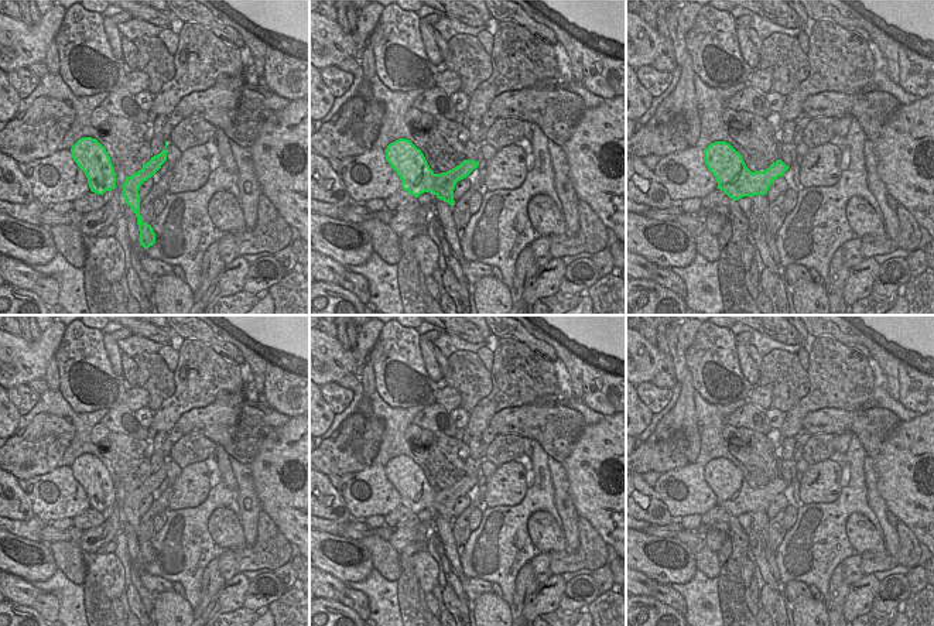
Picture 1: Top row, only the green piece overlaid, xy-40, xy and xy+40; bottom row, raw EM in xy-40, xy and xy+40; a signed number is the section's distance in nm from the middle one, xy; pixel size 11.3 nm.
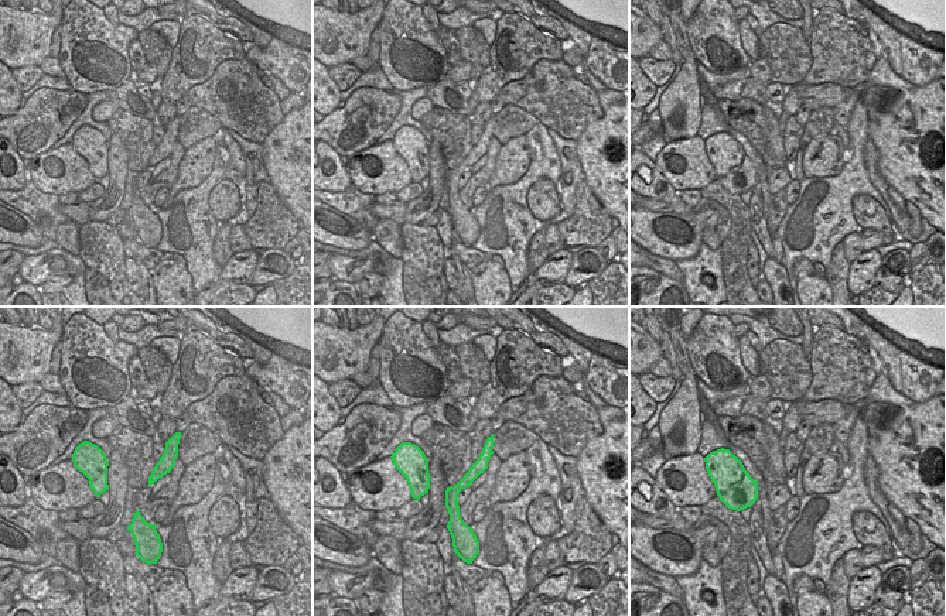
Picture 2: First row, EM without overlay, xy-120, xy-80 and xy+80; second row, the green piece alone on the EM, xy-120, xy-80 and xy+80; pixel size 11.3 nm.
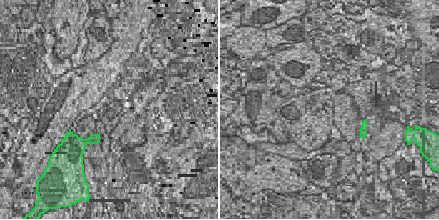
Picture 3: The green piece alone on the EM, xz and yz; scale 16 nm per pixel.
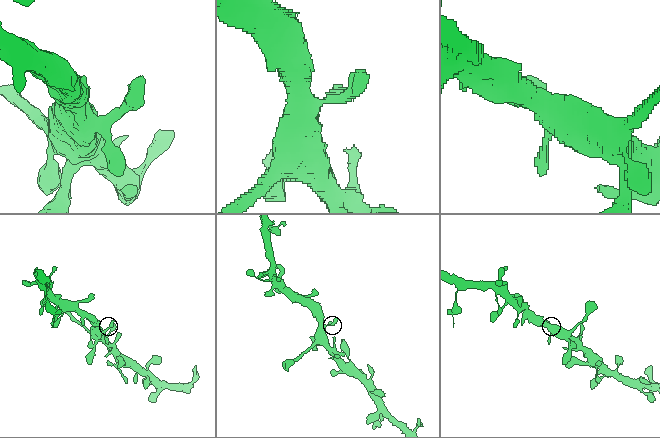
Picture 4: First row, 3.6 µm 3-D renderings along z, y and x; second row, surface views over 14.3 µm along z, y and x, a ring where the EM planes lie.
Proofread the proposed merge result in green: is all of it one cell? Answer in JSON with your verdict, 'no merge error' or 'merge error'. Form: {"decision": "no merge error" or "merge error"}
{"decision": "no merge error"}

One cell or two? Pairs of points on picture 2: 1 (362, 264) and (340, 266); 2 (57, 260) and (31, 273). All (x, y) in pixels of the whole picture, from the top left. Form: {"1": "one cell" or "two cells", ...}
{"1": "one cell", "2": "one cell"}

